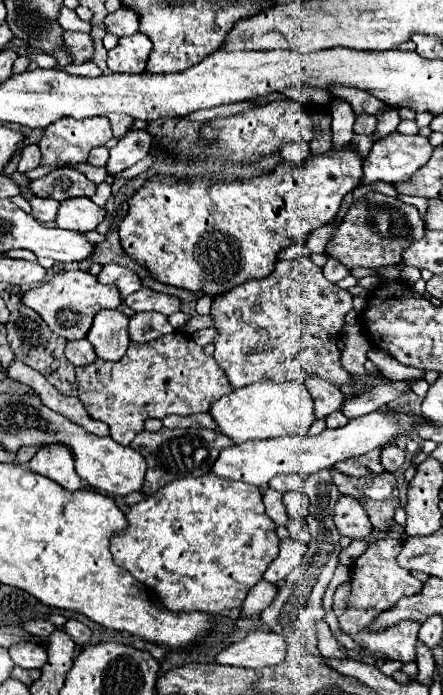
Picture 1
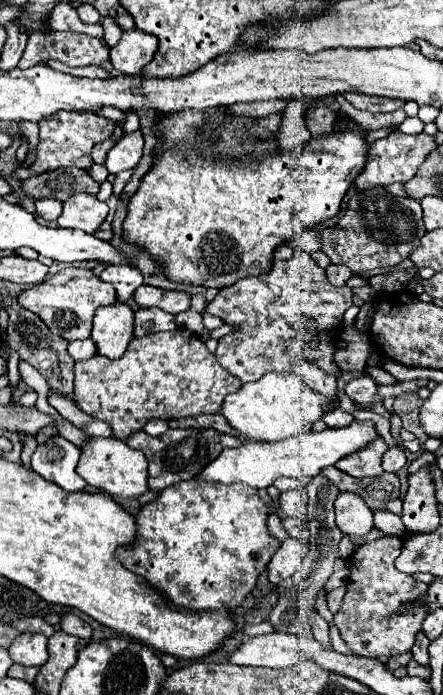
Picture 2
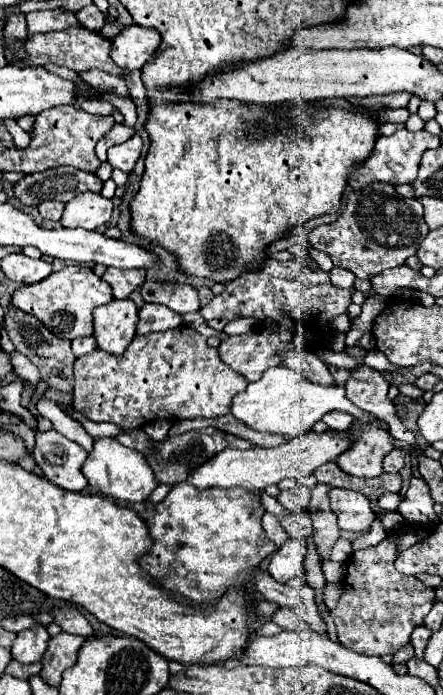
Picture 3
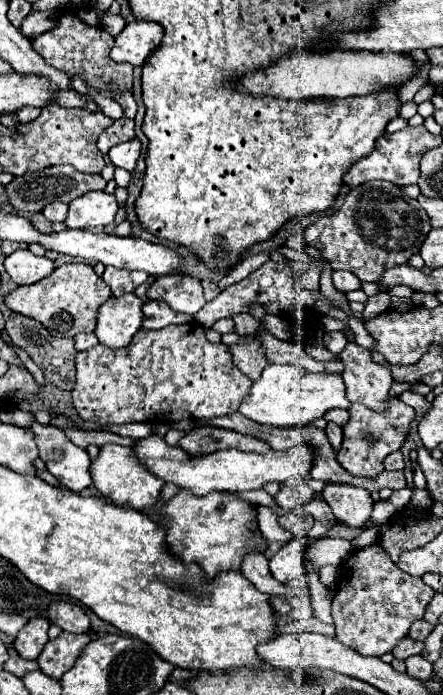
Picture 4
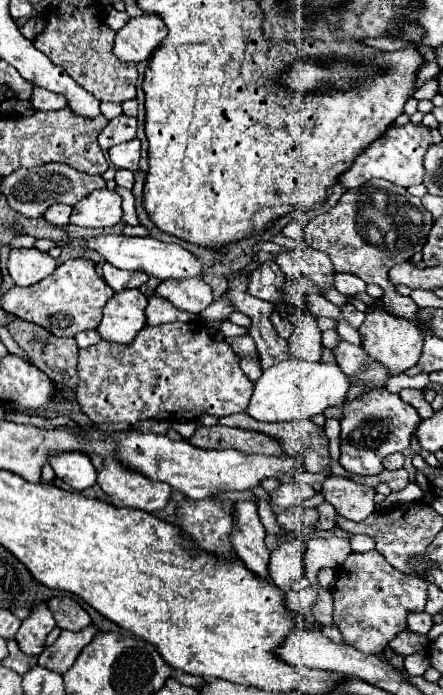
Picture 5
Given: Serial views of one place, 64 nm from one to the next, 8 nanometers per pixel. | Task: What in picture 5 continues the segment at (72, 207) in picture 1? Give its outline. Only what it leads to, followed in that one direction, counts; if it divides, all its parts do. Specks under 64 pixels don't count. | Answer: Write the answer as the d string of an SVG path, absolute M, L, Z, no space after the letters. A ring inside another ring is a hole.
M98 190L82 198L74 208L70 222L84 228L108 228L122 222L122 196L116 190Z

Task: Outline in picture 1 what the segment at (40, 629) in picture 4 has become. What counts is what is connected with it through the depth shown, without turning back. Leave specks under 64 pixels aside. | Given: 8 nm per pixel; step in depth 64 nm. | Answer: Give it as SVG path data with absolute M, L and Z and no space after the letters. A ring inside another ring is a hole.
M18 642L10 646L10 658L14 660L16 666L32 670L32 668L42 668L48 660L46 650L38 642Z

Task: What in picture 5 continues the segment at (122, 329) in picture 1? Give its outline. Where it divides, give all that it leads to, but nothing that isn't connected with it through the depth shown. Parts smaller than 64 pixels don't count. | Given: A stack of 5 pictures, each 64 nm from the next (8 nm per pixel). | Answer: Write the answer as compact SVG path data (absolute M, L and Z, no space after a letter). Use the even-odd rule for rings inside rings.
M138 288L116 292L104 306L104 318L98 326L100 336L118 344L132 342L136 332L146 326L146 304L148 300Z

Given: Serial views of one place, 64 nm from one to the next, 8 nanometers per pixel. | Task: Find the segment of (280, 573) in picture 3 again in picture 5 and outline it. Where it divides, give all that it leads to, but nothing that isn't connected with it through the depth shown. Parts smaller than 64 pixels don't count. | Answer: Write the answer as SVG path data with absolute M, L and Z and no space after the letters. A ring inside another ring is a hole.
M302 538L282 542L276 550L270 554L268 574L274 580L276 586L290 590L292 582L306 576L306 542Z

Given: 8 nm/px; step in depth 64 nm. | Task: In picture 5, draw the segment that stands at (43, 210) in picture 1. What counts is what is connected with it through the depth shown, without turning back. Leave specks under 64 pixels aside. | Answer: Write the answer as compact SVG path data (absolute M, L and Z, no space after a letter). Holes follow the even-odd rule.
M54 204L46 214L44 218L54 224L54 226L70 226L70 214L72 214L72 208L70 206L64 206L64 204Z

